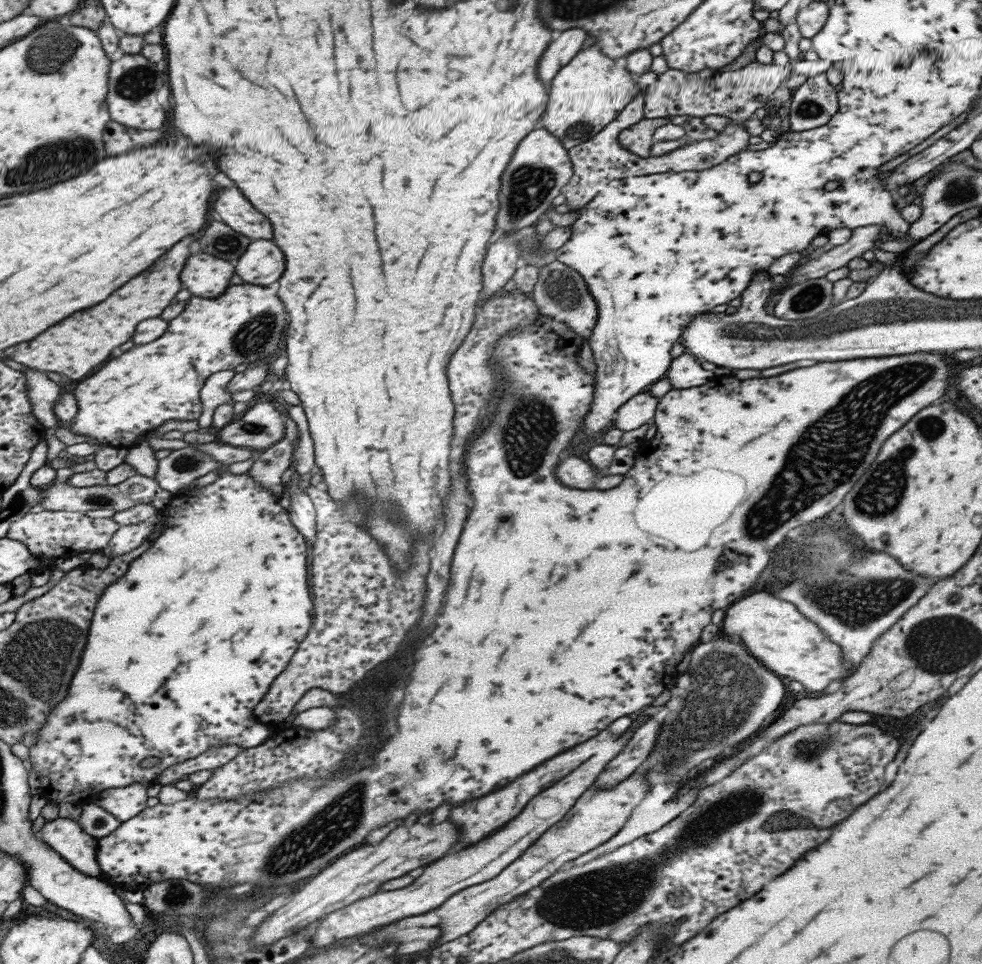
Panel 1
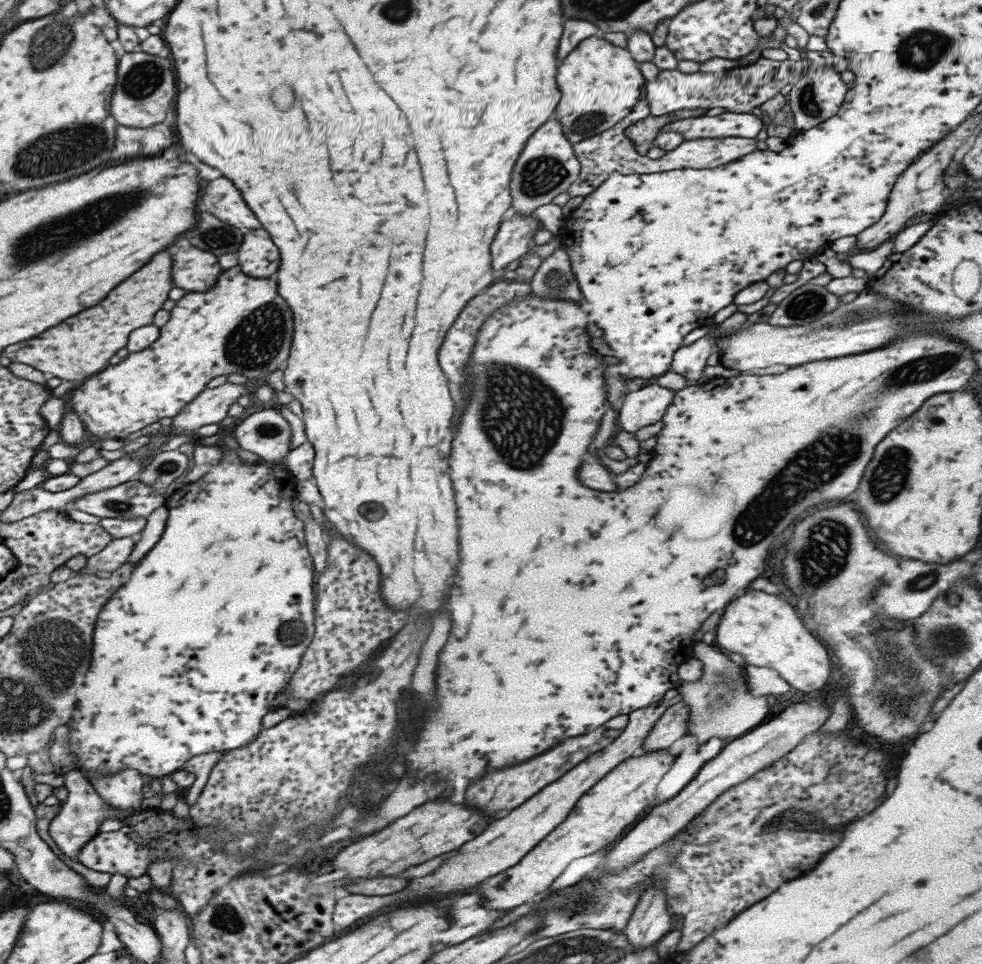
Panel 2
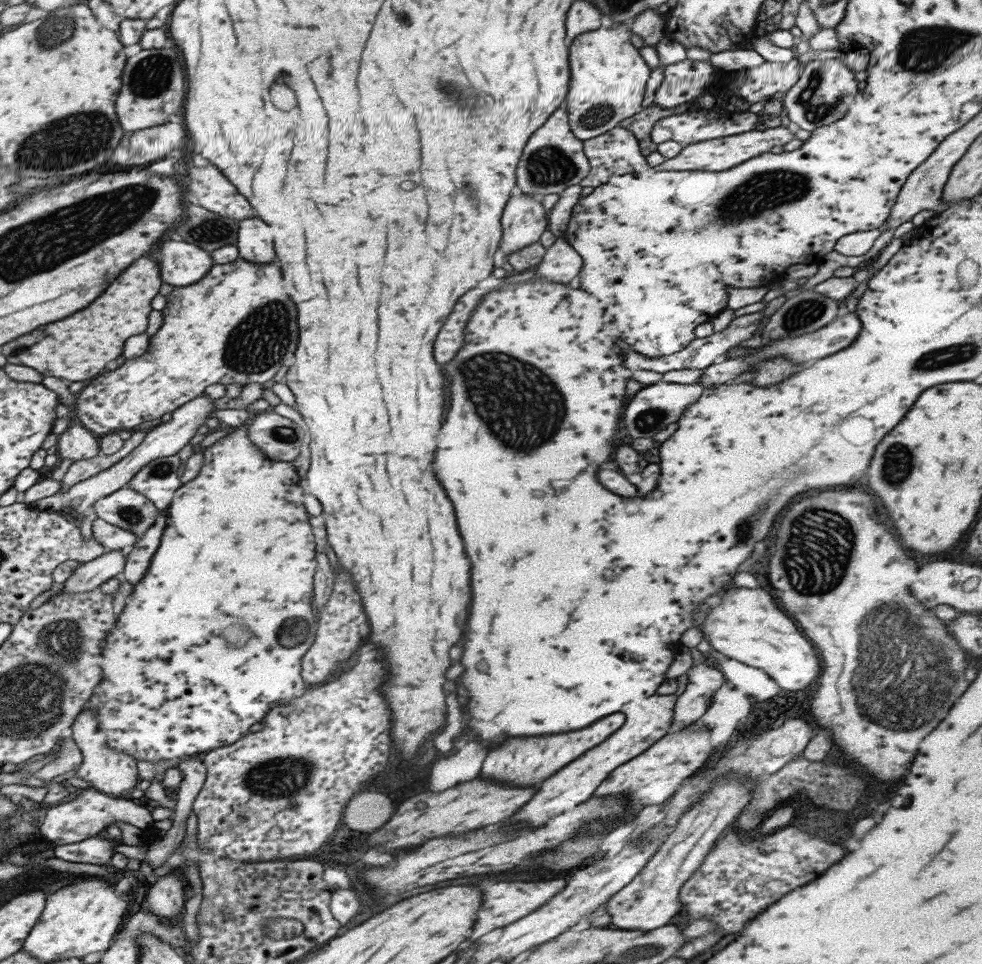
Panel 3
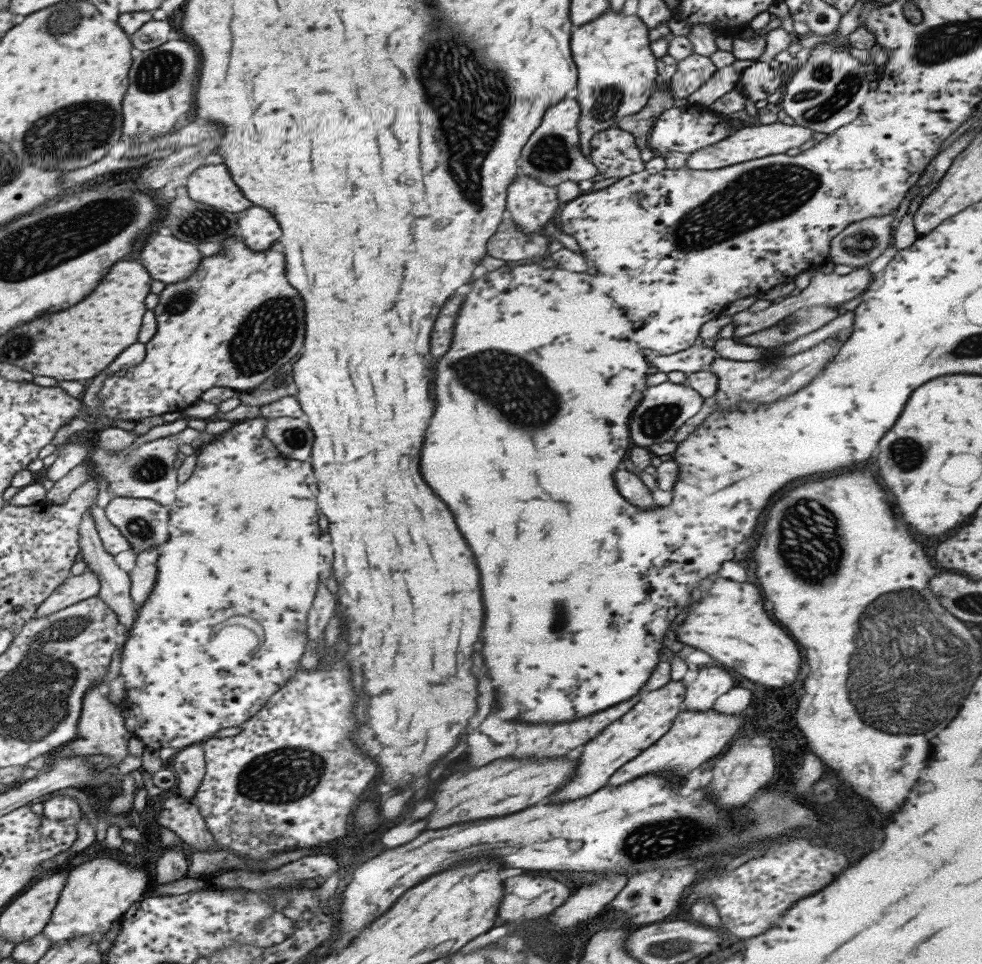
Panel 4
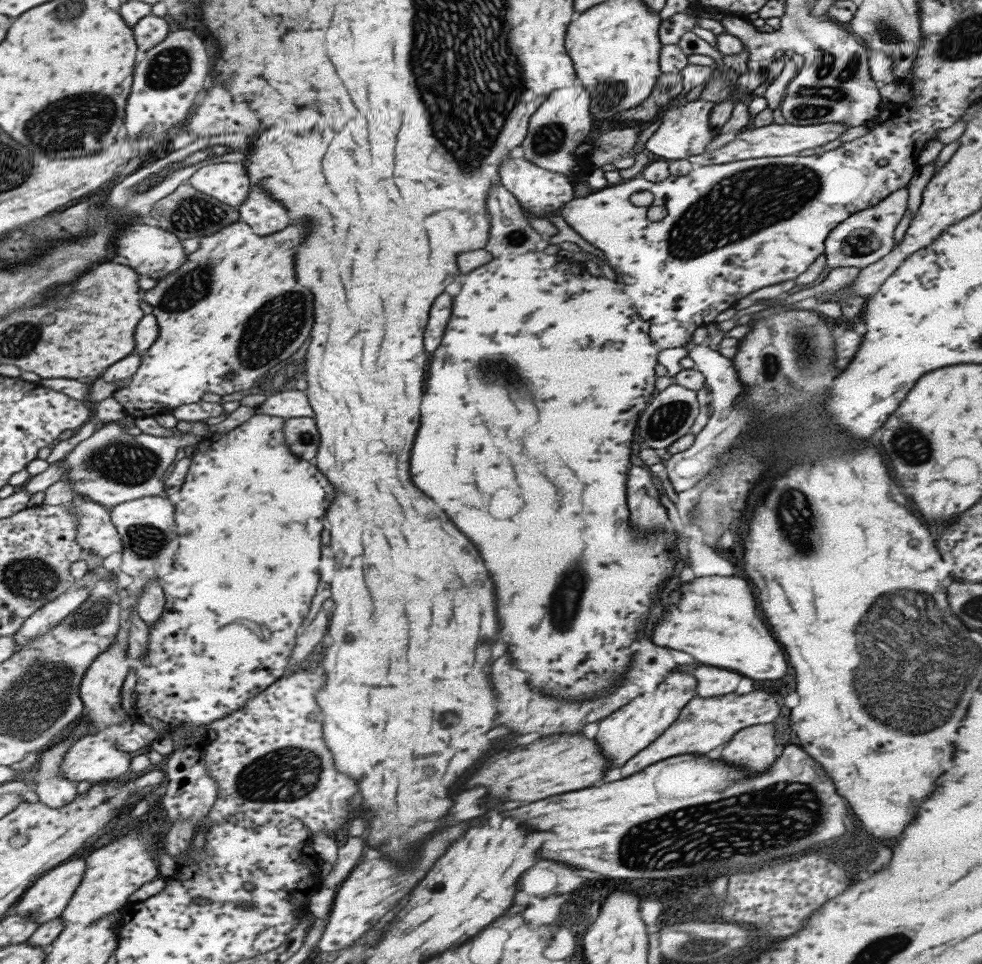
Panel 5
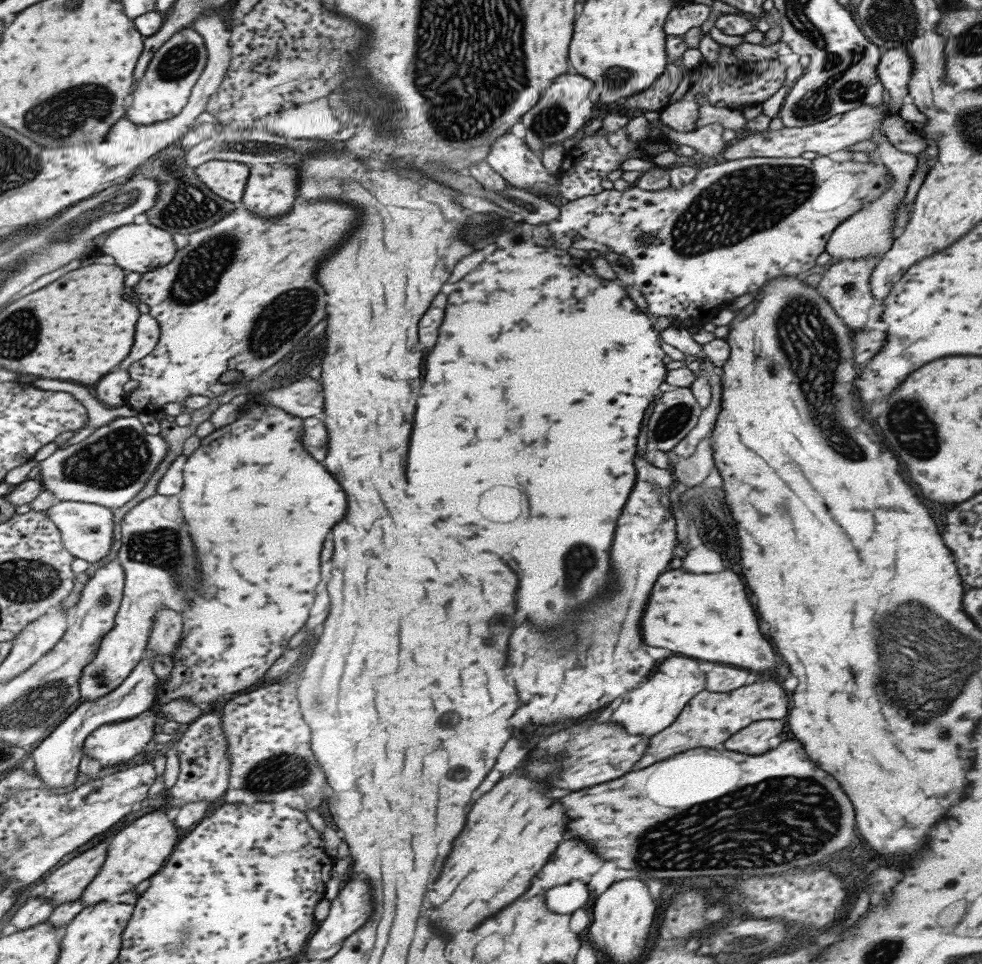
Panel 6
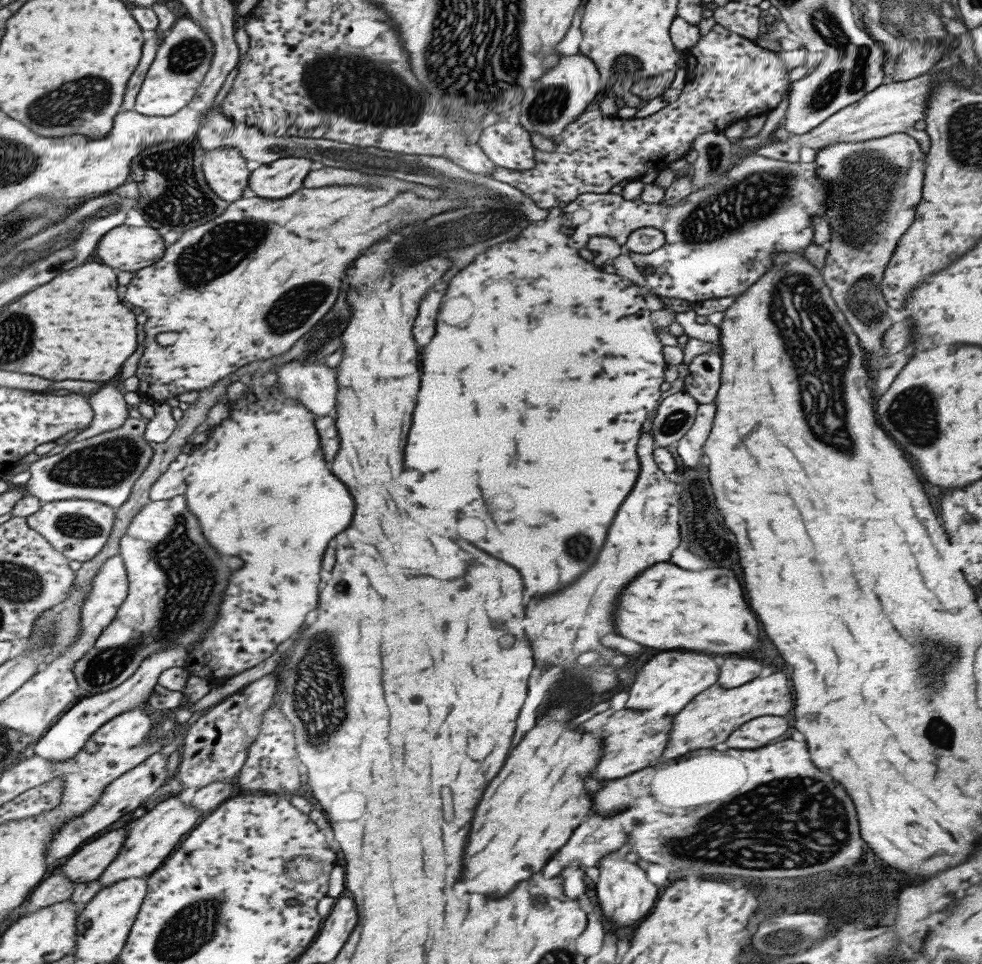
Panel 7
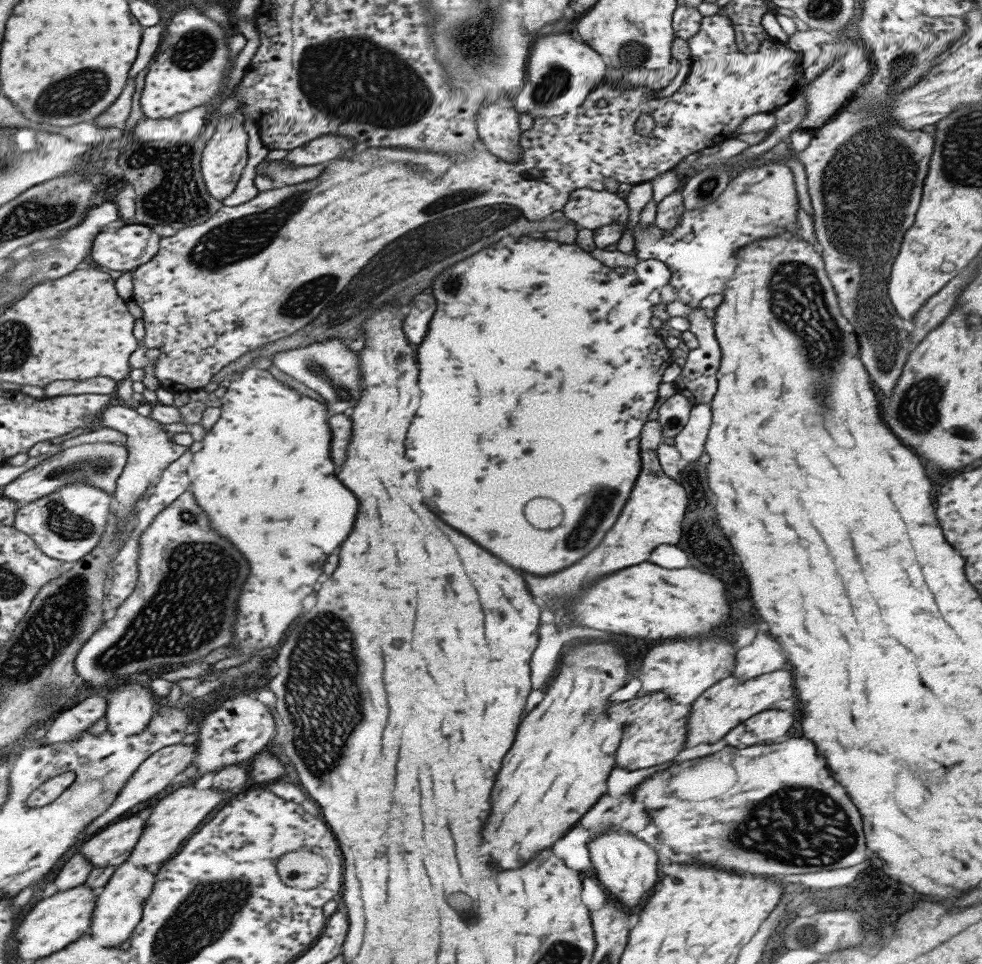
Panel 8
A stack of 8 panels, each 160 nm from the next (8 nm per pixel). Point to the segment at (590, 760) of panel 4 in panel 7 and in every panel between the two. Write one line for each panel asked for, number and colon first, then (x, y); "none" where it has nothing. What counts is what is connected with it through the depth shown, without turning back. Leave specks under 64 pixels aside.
5: (638, 723)
6: (648, 708)
7: (665, 685)

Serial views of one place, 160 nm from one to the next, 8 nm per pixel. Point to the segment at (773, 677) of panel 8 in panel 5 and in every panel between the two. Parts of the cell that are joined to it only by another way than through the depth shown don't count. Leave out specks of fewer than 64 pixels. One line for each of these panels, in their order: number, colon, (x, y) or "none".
5: (704, 723)
6: (709, 718)
7: (707, 719)

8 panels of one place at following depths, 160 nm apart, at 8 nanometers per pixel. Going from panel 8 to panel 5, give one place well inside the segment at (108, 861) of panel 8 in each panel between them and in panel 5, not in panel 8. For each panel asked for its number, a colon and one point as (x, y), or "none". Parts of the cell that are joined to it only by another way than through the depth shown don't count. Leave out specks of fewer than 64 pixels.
5: (46, 900)
6: (67, 883)
7: (88, 864)

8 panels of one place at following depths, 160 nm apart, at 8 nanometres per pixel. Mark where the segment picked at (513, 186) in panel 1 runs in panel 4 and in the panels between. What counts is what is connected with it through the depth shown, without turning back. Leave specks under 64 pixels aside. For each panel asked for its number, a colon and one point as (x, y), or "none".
2: (546, 166)
3: (552, 159)
4: (552, 154)

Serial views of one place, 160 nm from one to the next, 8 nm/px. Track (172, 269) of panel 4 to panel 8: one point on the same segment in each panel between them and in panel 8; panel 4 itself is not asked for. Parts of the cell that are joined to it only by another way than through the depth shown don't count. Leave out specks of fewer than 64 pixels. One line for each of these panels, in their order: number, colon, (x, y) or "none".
5: (154, 252)
6: (140, 248)
7: (128, 248)
8: (123, 249)

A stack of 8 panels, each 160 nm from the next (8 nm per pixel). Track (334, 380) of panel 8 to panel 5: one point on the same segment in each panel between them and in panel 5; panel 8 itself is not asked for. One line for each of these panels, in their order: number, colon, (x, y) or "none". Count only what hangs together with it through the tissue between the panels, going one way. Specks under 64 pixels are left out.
5: (292, 403)
6: (303, 398)
7: (312, 383)

